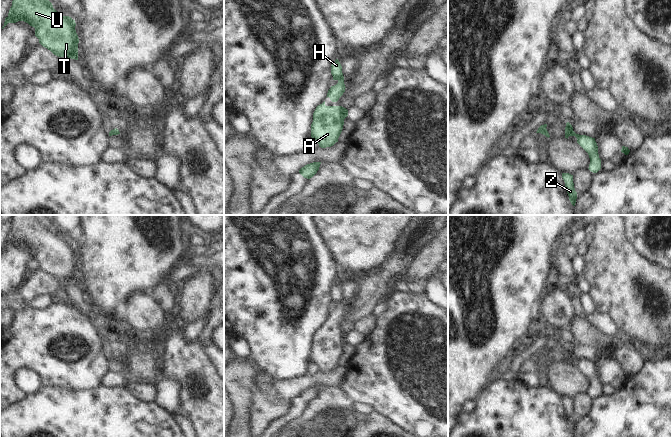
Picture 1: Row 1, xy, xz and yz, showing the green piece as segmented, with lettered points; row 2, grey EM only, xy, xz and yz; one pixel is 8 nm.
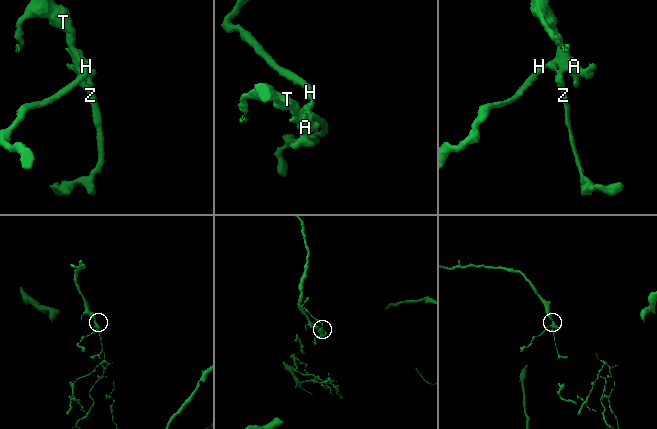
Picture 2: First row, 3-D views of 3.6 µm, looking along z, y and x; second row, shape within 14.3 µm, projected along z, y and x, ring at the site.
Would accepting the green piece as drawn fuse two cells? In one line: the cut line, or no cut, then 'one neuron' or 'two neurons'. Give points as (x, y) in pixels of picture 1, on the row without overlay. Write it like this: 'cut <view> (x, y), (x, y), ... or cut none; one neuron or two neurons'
cut none; one neuron

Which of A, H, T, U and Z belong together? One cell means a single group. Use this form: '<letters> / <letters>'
A H T U Z

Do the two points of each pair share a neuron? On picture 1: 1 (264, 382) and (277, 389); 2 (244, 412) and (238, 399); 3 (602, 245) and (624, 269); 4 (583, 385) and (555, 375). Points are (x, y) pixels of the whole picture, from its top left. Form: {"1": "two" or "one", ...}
{"1": "two", "2": "one", "3": "one", "4": "one"}

